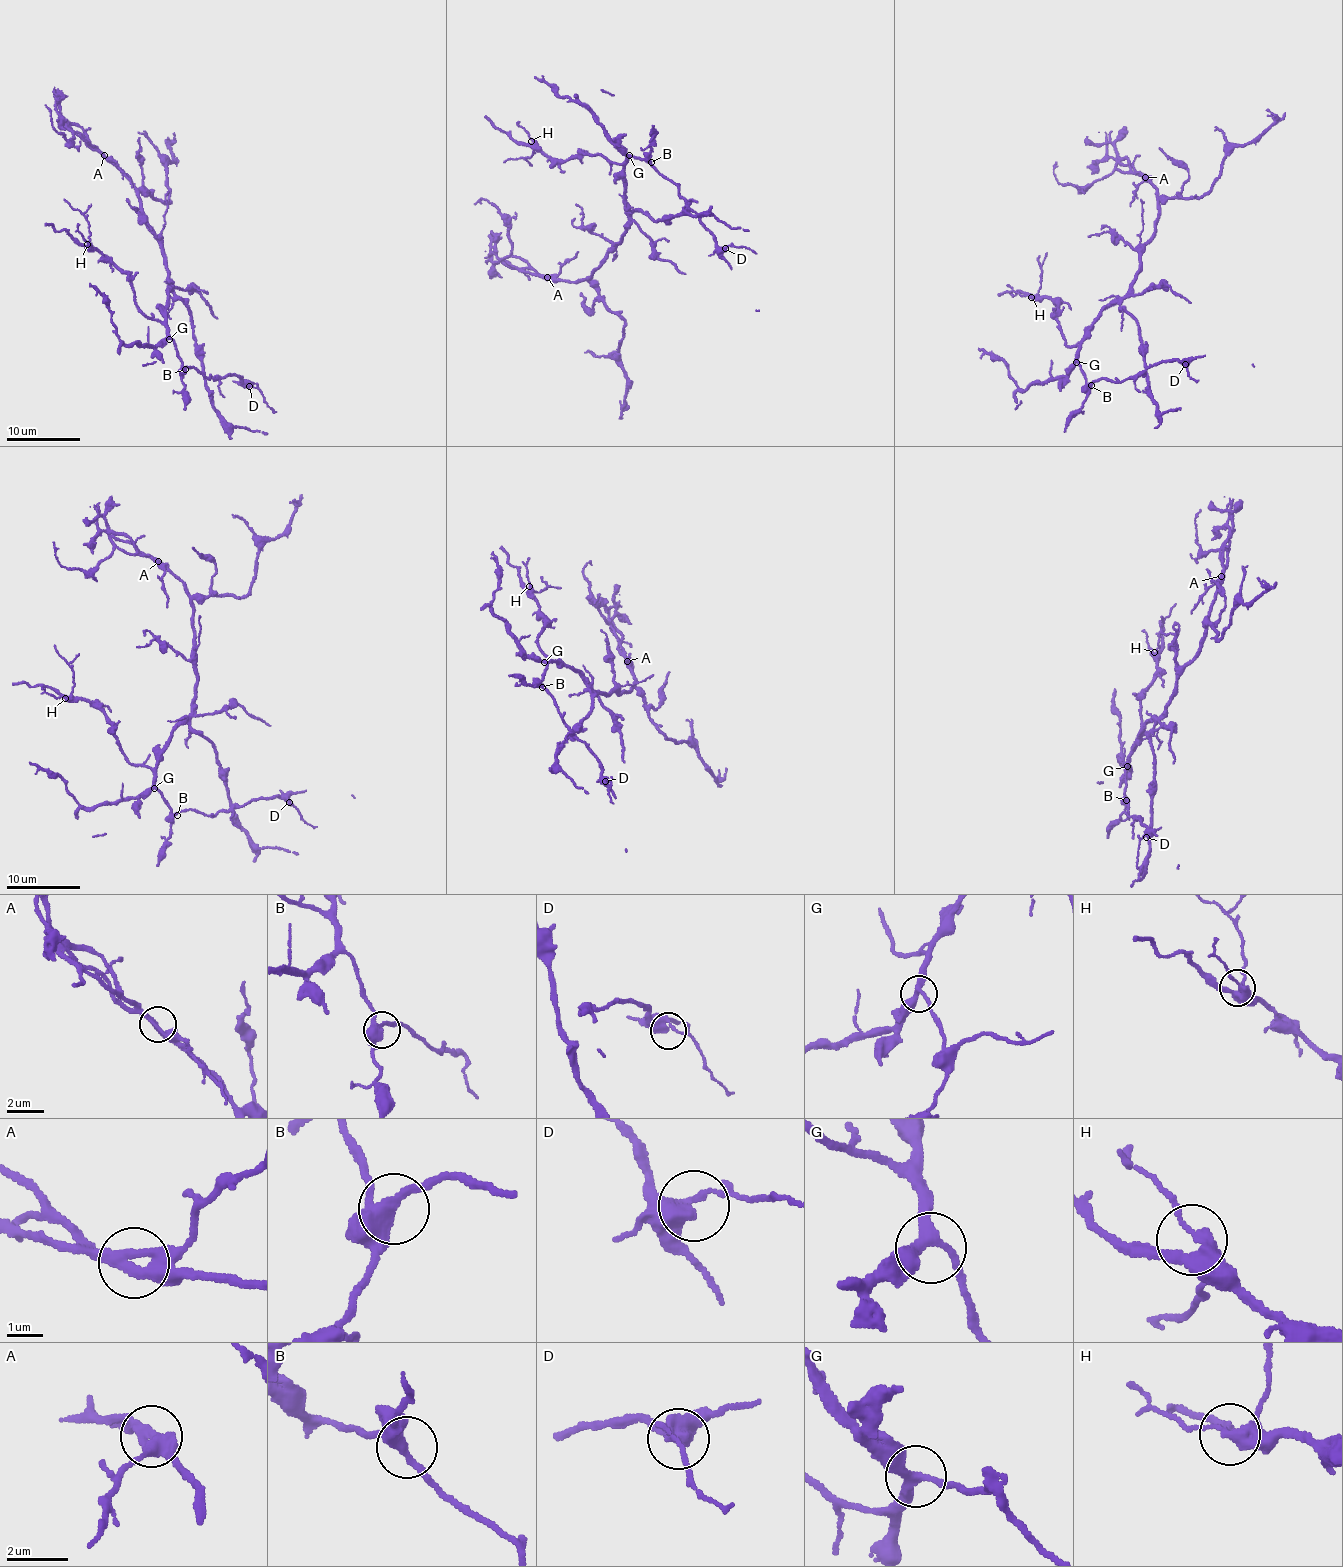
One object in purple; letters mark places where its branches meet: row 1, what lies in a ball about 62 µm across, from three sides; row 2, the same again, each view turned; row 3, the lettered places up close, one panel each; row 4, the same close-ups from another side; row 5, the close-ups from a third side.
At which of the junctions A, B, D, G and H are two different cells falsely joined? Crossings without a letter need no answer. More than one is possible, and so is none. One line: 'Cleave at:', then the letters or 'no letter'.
Cleave at: A

